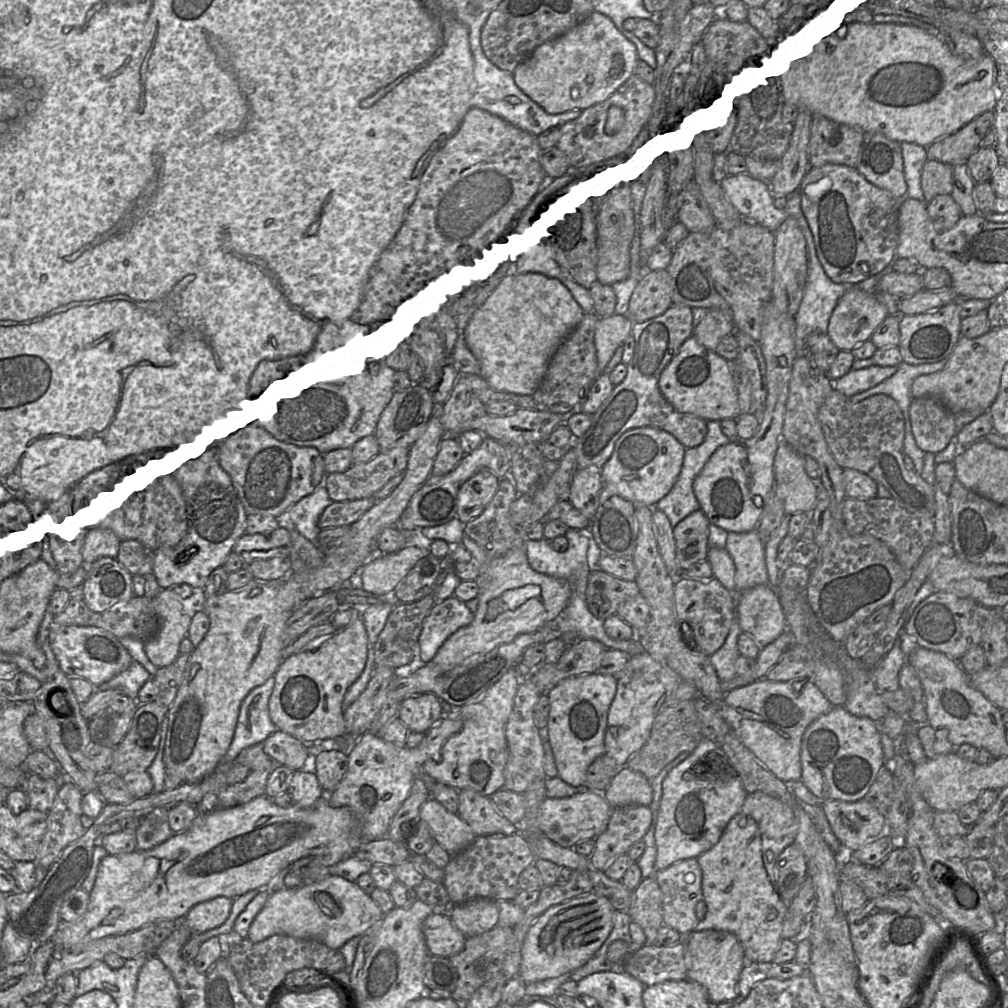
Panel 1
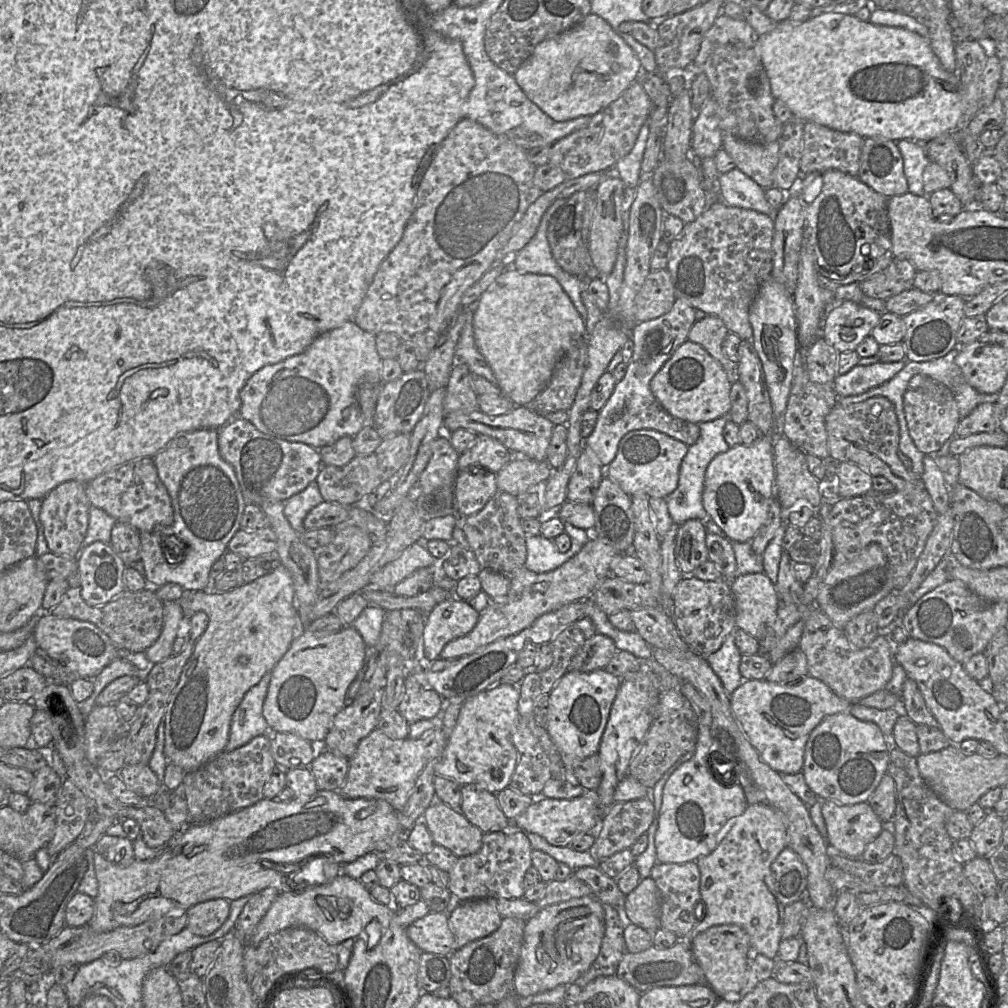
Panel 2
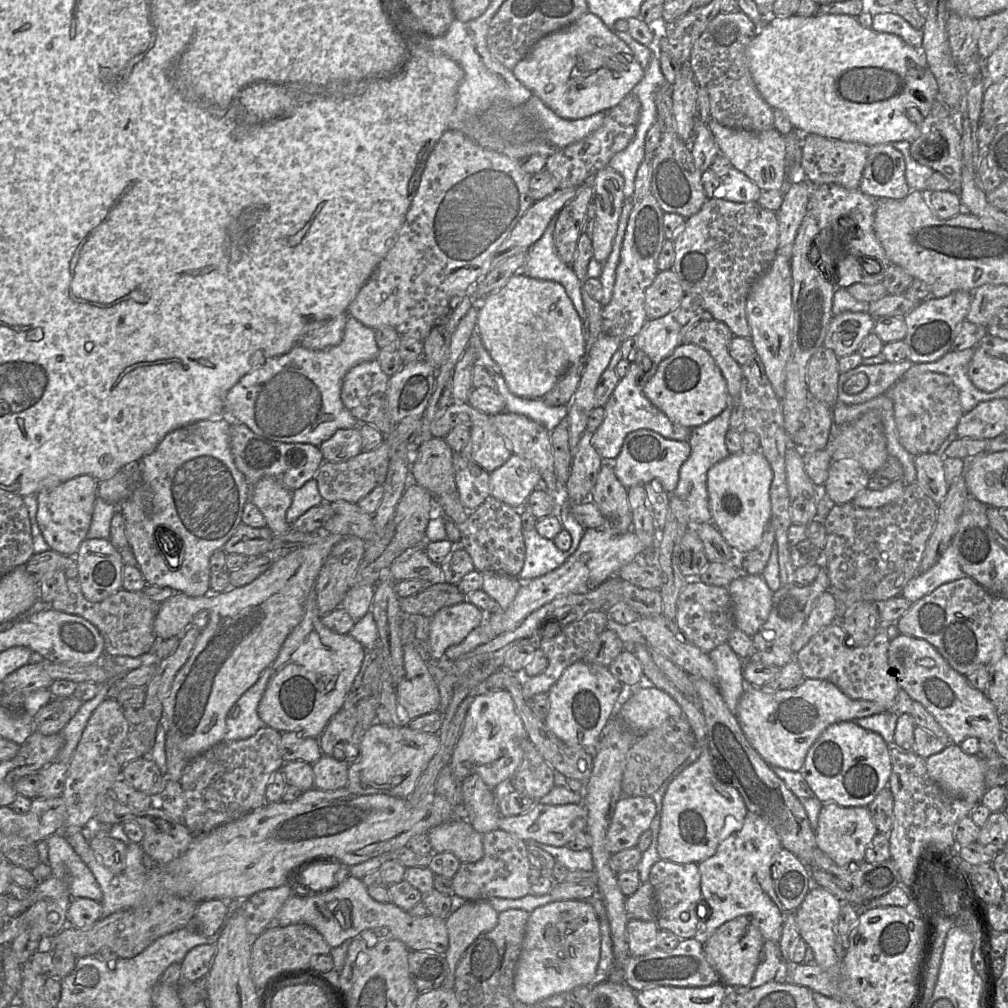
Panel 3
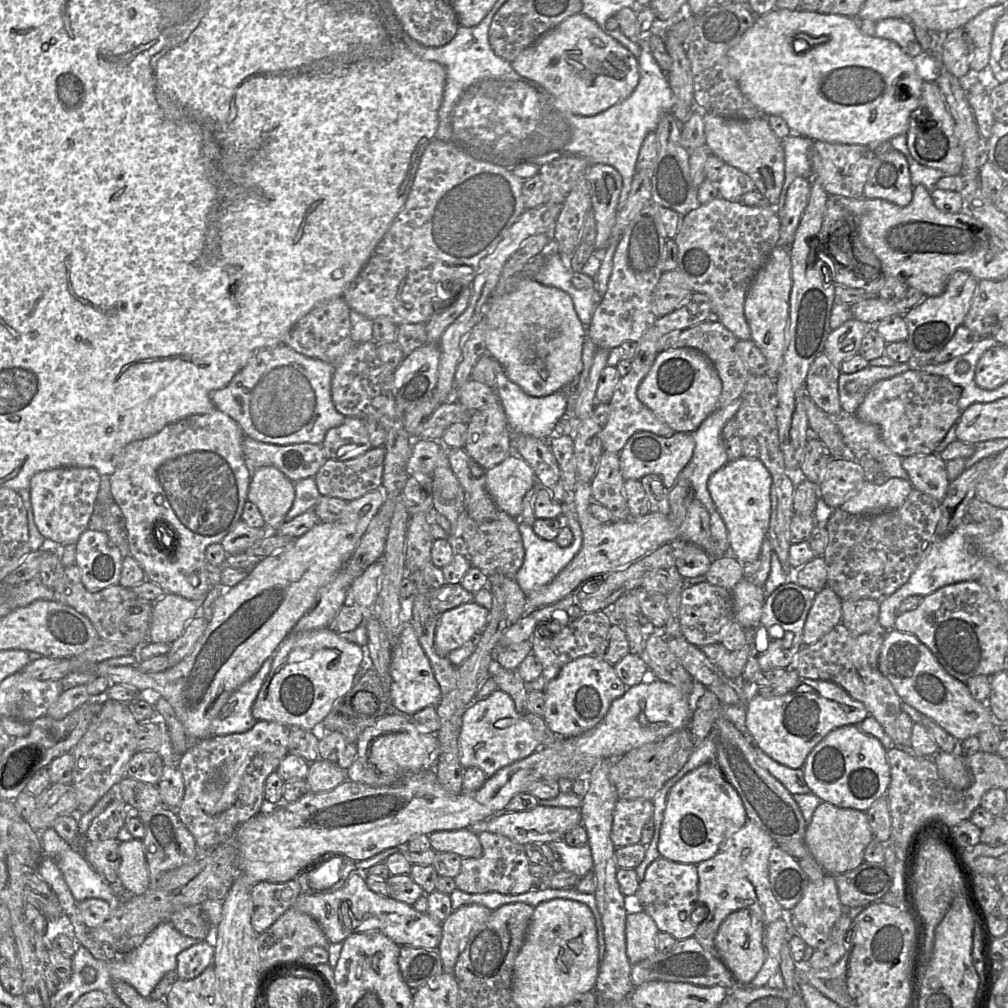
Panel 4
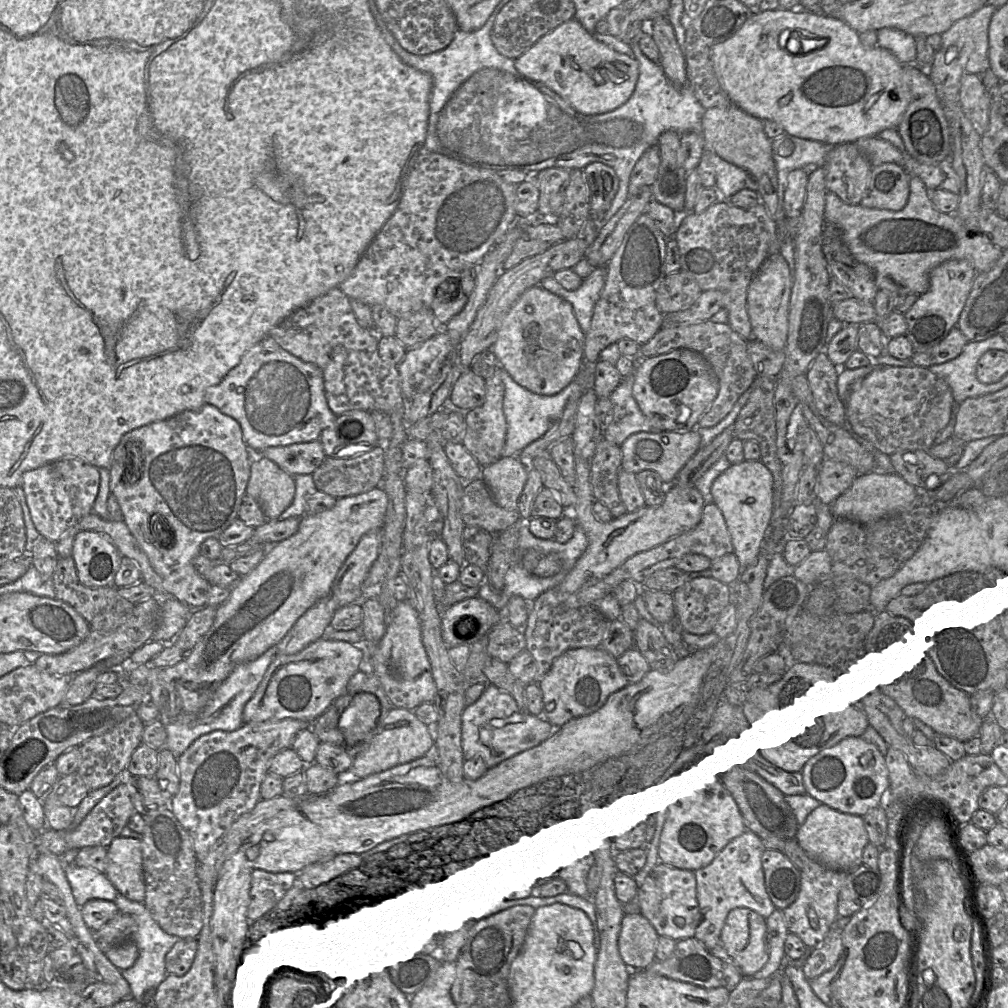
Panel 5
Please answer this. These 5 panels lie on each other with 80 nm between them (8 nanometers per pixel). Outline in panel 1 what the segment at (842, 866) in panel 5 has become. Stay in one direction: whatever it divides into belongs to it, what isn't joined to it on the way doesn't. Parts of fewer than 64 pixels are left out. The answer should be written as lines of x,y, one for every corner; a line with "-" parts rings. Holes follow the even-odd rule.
865,799
855,802
825,800
821,806
834,835
852,852
884,836
886,816

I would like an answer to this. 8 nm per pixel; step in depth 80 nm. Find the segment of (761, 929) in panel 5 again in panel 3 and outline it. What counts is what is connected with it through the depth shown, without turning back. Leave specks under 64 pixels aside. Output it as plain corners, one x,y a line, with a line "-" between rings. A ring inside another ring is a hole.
739,916
719,926
703,944
705,956
726,987
749,986
764,945
764,938
748,916

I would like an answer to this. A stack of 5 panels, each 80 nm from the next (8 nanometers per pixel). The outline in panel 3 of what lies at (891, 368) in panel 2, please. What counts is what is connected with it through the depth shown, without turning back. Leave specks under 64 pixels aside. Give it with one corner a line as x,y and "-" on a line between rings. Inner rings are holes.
909,360
884,362
875,365
860,365
846,373
841,373
838,380
839,403
845,405
862,404
886,393
912,366
-
863,373
868,377
868,386
860,393
851,395
844,391
845,383
853,376

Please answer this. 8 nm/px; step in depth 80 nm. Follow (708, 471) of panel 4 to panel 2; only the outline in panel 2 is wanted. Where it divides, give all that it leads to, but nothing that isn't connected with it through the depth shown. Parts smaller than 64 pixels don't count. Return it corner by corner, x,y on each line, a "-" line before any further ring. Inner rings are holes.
725,415
699,424
700,436
695,444
688,447
688,451
682,460
677,488
665,498
669,514
675,525
679,526
690,519
698,519
704,522
708,520
708,514
702,502
705,472
715,456
727,452
730,448
723,437
723,429
728,420
729,415

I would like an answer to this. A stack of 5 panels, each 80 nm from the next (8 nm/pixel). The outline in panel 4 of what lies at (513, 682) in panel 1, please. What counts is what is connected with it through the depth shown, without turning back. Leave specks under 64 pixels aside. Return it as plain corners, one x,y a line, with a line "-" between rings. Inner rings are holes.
497,689
483,699
474,700
464,710
458,745
462,766
479,767
490,777
499,769
538,750
540,741
532,724
517,712
511,696

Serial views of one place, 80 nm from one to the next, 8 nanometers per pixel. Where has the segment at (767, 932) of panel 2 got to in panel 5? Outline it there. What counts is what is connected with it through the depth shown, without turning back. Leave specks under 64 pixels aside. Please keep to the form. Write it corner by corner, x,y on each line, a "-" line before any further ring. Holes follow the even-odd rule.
745,826
745,830
730,839
717,856
706,866
694,871
697,901
702,919
695,937
708,948
722,949
720,934
728,913
737,907
747,907
768,918
776,909
766,887
762,867
765,845
760,836

